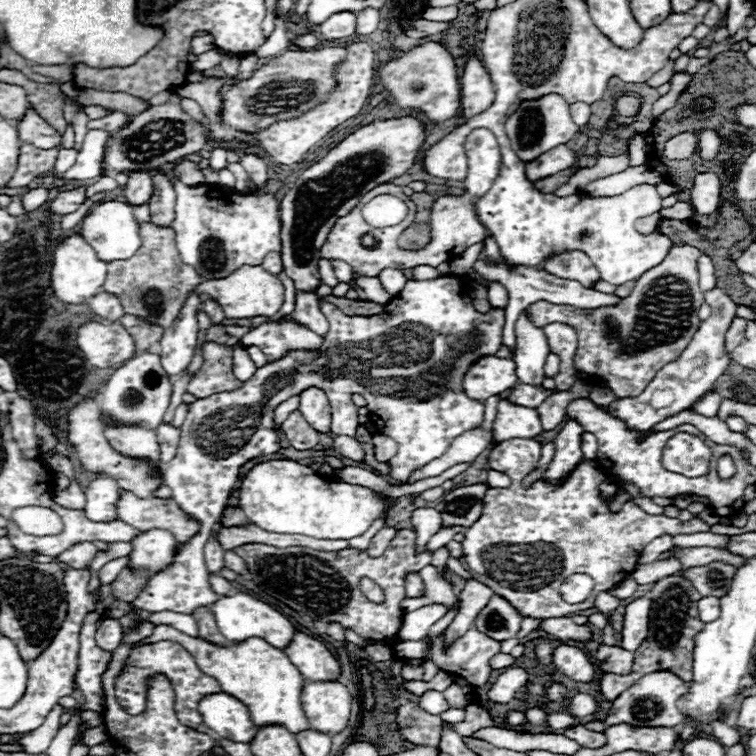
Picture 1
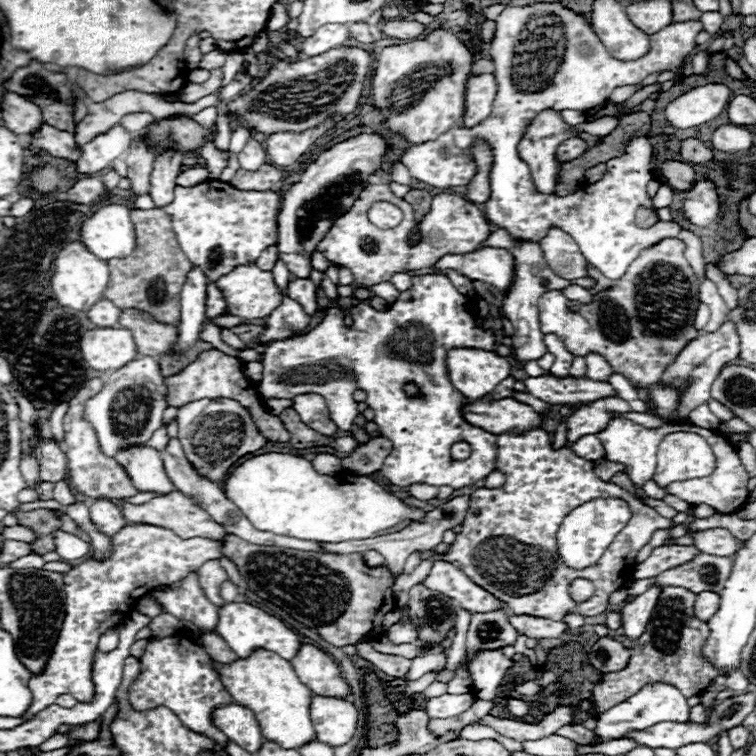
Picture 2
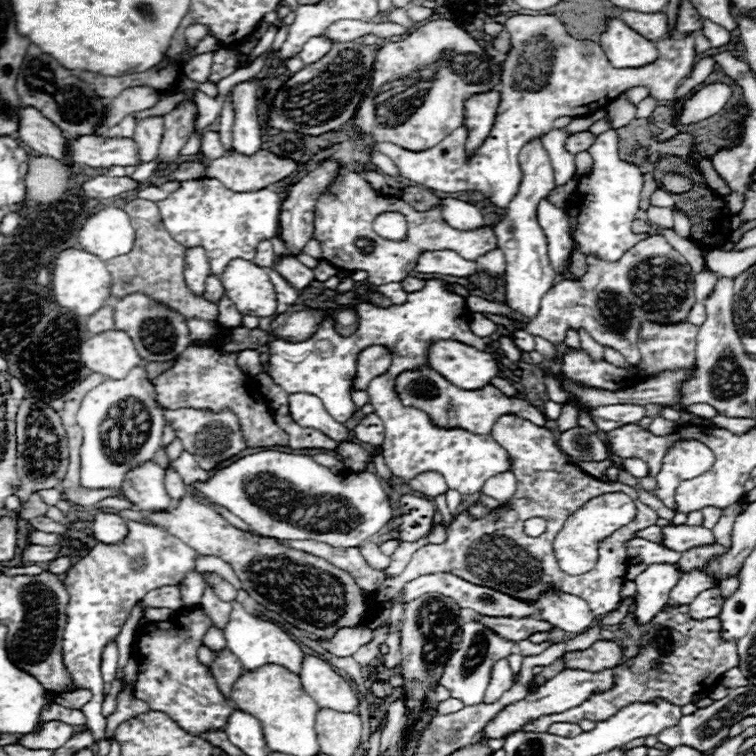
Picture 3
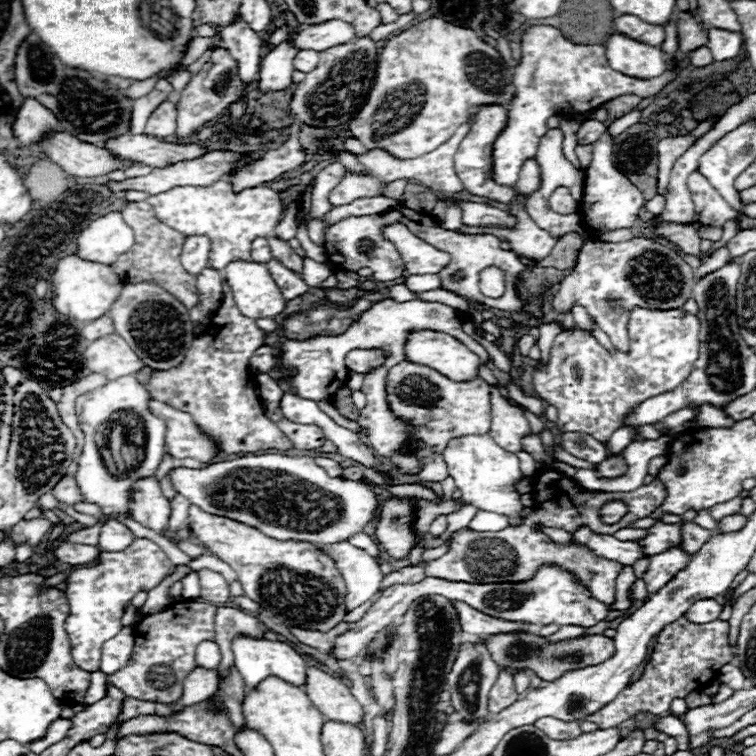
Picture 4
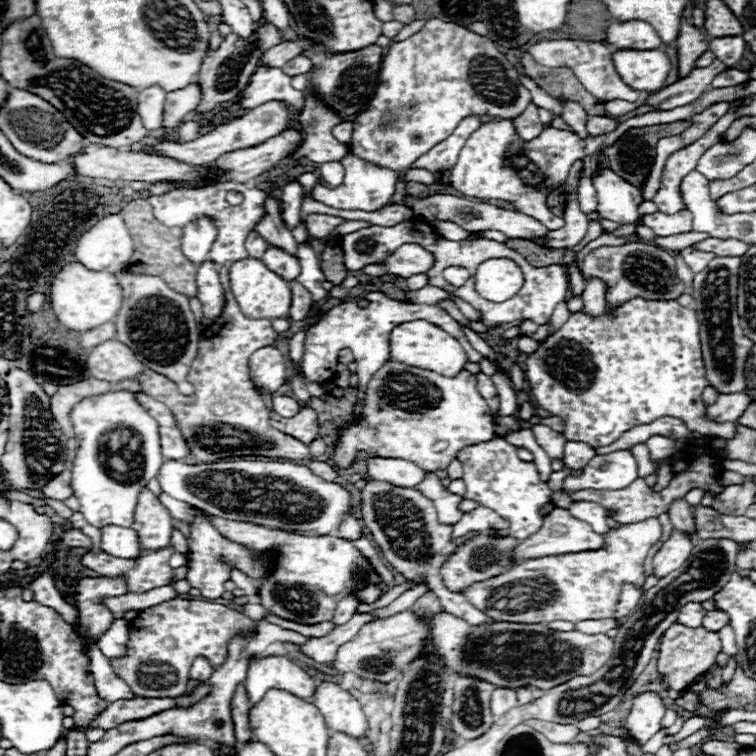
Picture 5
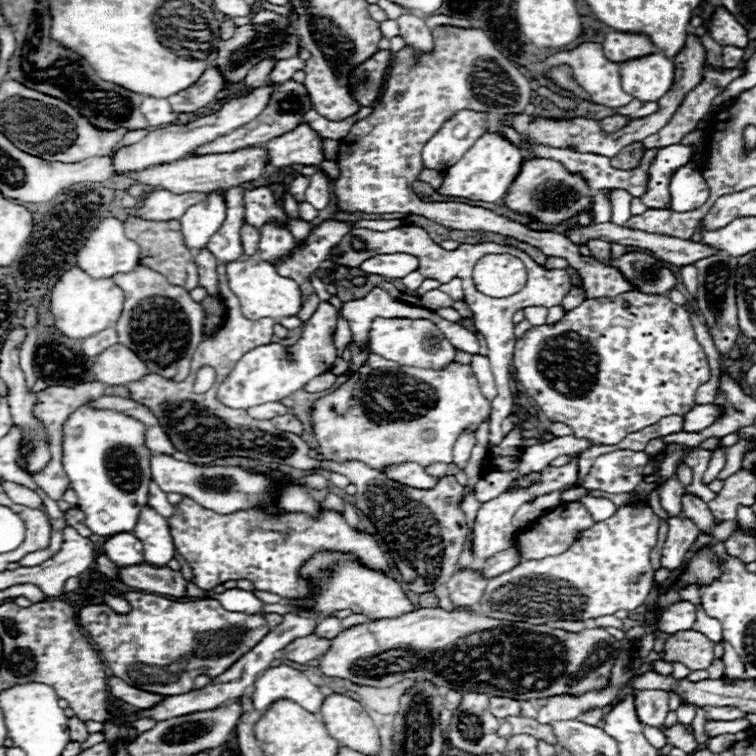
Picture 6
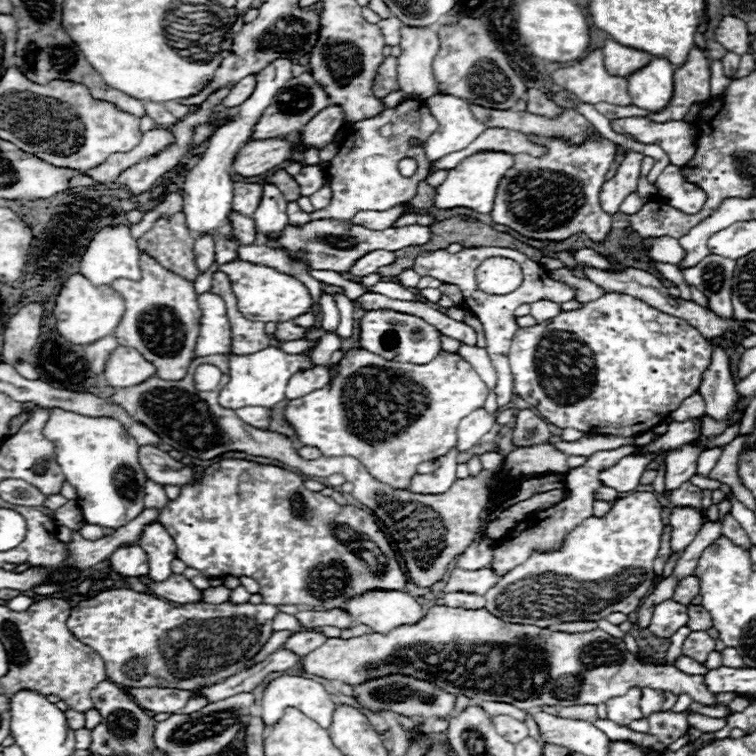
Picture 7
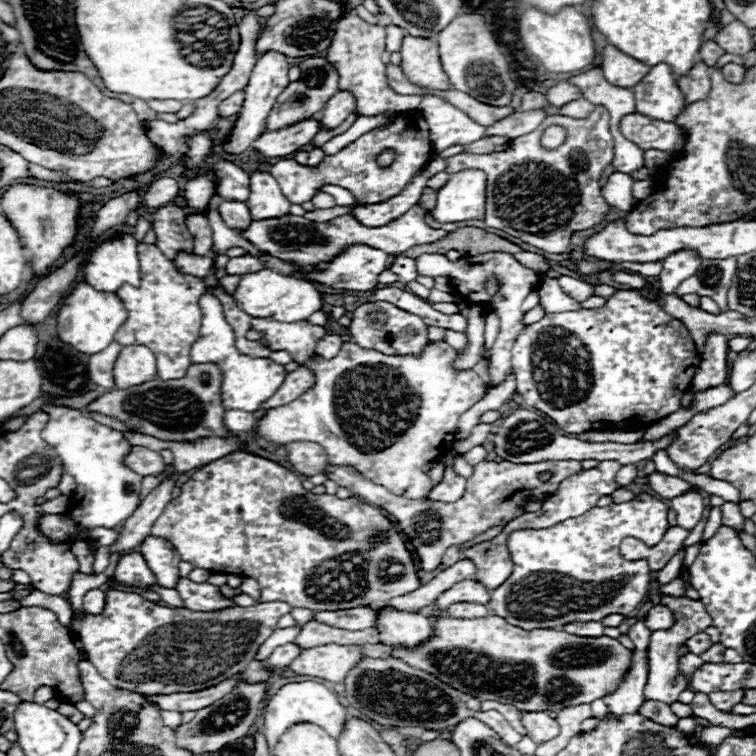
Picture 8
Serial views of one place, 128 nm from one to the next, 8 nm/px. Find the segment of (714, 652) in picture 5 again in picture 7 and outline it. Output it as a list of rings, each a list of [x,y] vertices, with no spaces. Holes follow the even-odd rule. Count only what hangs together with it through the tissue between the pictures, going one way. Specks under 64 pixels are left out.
[[[692,632],[684,640],[682,652],[684,652],[684,656],[690,656],[692,660],[704,664],[706,658],[708,658],[708,654],[714,652],[714,640],[706,632]]]

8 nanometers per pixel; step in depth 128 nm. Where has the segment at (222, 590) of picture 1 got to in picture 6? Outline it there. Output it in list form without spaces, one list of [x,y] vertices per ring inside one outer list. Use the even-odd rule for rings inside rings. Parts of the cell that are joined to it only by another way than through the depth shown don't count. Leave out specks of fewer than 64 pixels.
[[[182,498],[174,508],[174,516],[168,518],[168,526],[178,552],[192,568],[192,582],[202,590],[212,590],[228,580],[250,580],[256,590],[274,592],[282,598],[302,598],[308,588],[298,576],[298,568],[318,550],[352,552],[370,568],[378,568],[382,572],[390,570],[374,536],[352,530],[340,514],[328,508],[322,510],[322,518],[314,522],[312,518],[306,518],[306,514],[266,518],[260,510],[214,514],[212,510],[190,502],[190,498]]]

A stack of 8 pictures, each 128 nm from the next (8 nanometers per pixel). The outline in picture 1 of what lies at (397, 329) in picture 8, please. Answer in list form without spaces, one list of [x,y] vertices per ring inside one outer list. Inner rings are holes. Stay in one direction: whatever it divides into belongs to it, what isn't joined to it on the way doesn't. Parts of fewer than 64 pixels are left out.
[[[480,358],[464,374],[464,390],[472,400],[486,402],[490,396],[498,396],[518,384],[516,364],[508,358]]]

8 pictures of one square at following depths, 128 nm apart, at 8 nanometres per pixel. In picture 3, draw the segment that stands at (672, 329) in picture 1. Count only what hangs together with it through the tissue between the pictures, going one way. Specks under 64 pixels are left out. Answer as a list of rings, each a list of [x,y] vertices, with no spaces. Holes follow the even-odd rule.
[[[654,234],[654,236],[638,242],[638,246],[628,250],[622,256],[622,260],[616,262],[616,264],[600,262],[596,258],[586,258],[586,260],[588,260],[588,272],[584,274],[584,278],[580,278],[580,280],[562,280],[562,282],[554,284],[544,294],[536,320],[528,328],[518,328],[518,330],[526,330],[532,336],[542,336],[542,338],[550,340],[552,344],[562,344],[566,340],[568,328],[572,328],[572,330],[584,328],[598,344],[614,348],[616,352],[620,352],[626,358],[628,364],[636,366],[642,360],[642,356],[638,352],[640,326],[644,322],[656,322],[656,324],[684,322],[688,318],[694,302],[696,302],[692,268],[688,266],[684,256],[678,250],[674,250],[668,244],[668,240],[664,236],[660,236],[660,234]]]

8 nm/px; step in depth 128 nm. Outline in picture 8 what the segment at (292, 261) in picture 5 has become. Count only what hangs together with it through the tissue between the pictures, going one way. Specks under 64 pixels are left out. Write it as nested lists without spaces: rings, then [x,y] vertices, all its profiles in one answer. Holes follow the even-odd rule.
[[[266,172],[250,174],[250,198],[246,202],[254,220],[280,218],[288,214],[290,202],[286,202],[278,182]]]

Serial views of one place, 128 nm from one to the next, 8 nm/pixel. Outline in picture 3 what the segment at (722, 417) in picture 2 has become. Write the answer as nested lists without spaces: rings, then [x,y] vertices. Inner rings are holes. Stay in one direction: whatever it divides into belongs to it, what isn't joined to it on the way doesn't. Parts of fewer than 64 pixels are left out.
[[[692,404],[690,412],[696,414],[696,416],[702,416],[702,418],[714,418],[714,416],[718,416],[718,410],[712,408],[710,404]]]

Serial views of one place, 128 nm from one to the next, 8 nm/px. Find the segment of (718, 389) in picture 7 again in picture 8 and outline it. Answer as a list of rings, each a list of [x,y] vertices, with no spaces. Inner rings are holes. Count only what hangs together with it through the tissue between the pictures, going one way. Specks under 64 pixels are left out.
[[[710,334],[706,340],[706,350],[702,354],[702,366],[698,374],[694,374],[694,382],[690,384],[690,392],[702,392],[728,382],[728,340],[722,334]]]

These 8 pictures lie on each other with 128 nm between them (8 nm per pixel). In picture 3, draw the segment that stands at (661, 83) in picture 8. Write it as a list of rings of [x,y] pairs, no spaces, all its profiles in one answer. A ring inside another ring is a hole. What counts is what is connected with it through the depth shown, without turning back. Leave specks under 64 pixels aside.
[[[620,18],[606,20],[606,30],[600,34],[598,42],[614,68],[638,68],[658,58],[654,42],[636,34]]]

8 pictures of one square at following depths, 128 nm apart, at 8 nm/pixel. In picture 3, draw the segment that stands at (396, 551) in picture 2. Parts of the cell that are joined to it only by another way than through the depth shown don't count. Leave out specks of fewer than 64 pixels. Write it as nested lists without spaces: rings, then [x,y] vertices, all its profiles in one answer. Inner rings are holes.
[[[424,534],[420,540],[416,542],[398,542],[398,548],[394,550],[394,554],[390,556],[390,566],[384,570],[386,572],[386,578],[394,578],[394,576],[400,576],[402,570],[406,568],[406,564],[410,562],[412,554],[416,550],[420,550],[422,546],[428,544],[428,534]]]

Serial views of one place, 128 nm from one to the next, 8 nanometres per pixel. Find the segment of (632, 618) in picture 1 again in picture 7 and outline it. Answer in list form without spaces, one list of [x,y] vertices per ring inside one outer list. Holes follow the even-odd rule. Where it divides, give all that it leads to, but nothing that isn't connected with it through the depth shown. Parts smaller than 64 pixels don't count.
[[[674,508],[670,514],[672,552],[682,552],[698,534],[702,522],[702,516],[694,508]]]

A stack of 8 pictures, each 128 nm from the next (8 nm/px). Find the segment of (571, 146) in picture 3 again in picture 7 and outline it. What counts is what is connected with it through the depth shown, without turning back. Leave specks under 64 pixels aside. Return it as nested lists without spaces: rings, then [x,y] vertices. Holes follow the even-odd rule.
[[[616,118],[610,122],[612,130],[618,134],[634,134],[642,144],[660,144],[670,156],[670,164],[686,166],[696,154],[698,128],[686,122],[666,122],[656,124],[648,118]]]

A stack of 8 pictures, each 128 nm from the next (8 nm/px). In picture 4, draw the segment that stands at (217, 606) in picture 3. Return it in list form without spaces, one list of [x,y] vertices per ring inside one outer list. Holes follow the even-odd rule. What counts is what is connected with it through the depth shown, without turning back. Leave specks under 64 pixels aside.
[[[218,606],[214,622],[216,622],[216,642],[222,650],[222,662],[218,664],[218,674],[220,678],[224,678],[226,670],[230,670],[230,666],[234,664],[234,656],[230,648],[232,638],[238,634],[266,636],[268,628],[256,616],[250,616],[244,610],[232,606]]]

